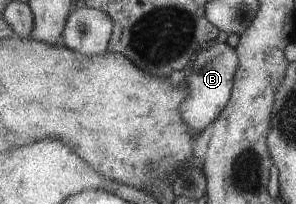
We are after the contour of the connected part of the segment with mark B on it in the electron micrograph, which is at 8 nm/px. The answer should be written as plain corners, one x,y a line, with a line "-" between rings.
216,42
209,46
209,49
201,50
197,61
193,62
193,68
185,83
190,87
190,94
181,105
181,111
185,111
181,115
185,117
185,121
192,127
195,135
201,133
215,117
219,117
232,99
239,64
237,51
227,42

